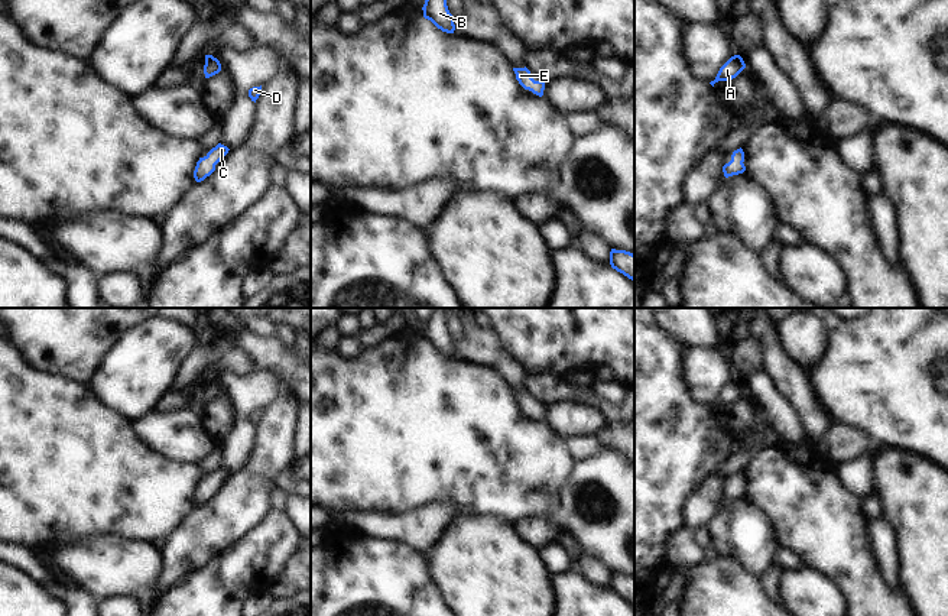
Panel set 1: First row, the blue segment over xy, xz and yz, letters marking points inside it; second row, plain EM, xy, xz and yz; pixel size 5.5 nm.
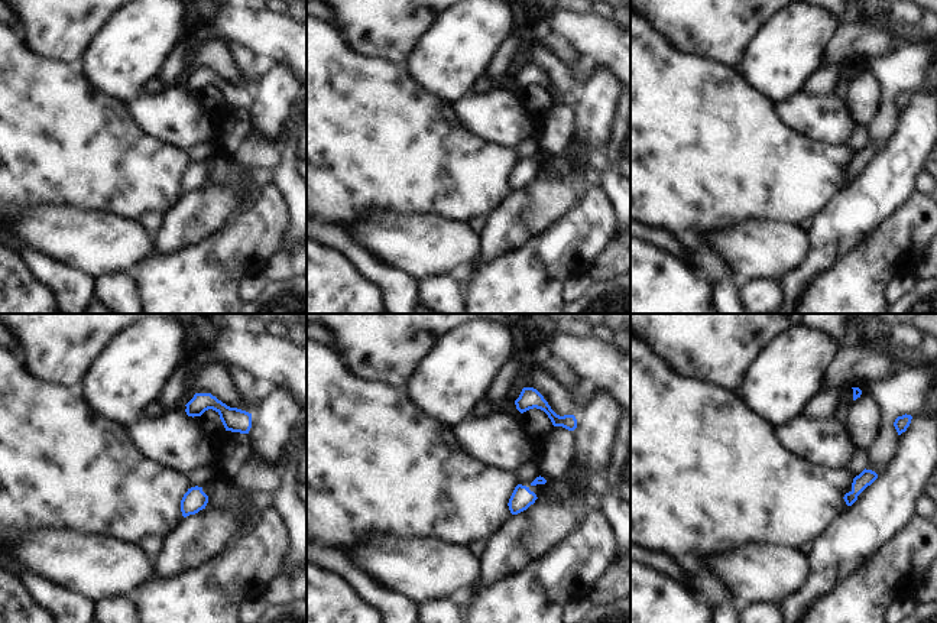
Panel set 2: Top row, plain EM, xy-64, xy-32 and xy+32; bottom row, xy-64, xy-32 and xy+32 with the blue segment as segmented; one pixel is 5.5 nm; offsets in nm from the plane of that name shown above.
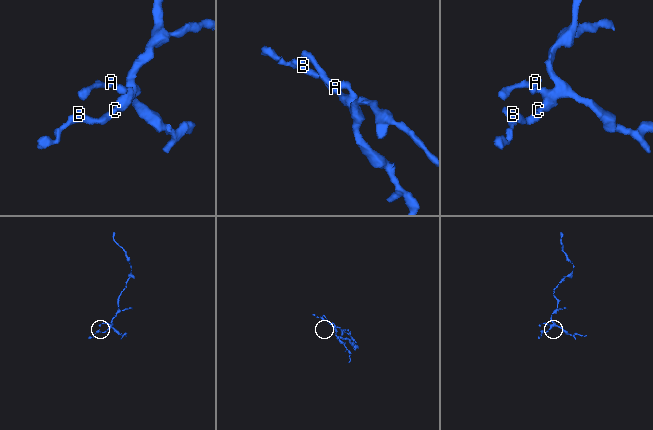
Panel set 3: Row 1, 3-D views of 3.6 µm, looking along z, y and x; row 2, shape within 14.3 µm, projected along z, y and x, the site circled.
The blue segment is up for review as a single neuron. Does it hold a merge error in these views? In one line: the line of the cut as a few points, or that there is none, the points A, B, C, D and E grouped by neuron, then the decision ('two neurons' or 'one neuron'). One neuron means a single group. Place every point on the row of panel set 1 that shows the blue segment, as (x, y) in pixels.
cut none; groups A B C D E; one neuron

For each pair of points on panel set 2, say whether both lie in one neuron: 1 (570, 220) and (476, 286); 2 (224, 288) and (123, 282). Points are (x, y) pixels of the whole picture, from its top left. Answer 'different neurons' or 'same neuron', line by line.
1: same neuron
2: different neurons

